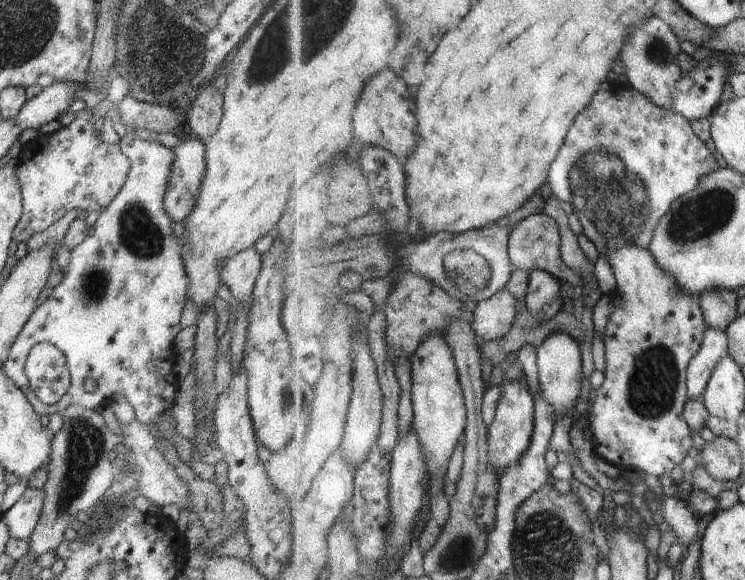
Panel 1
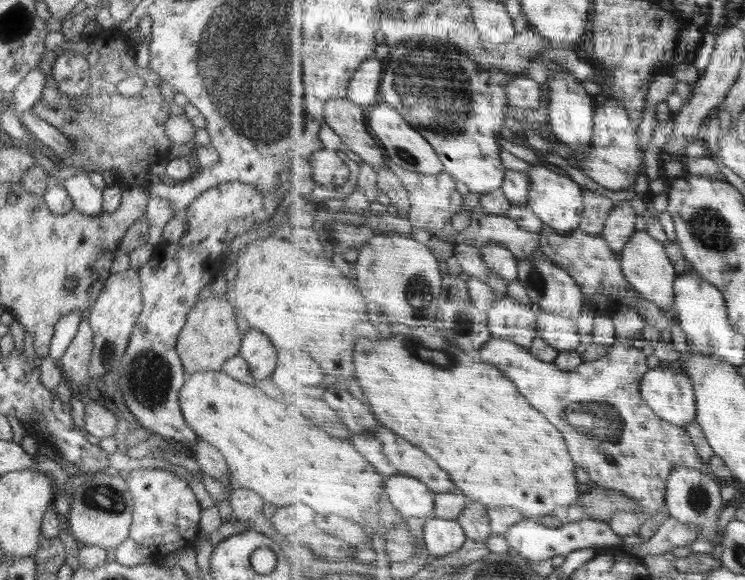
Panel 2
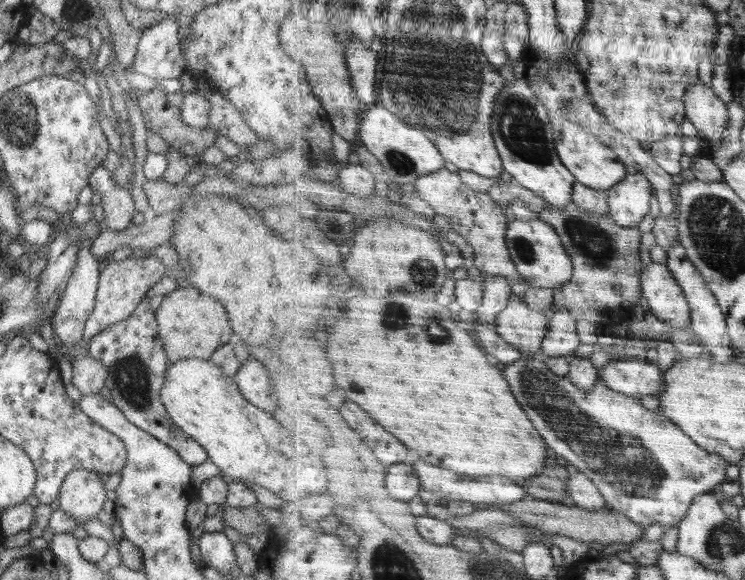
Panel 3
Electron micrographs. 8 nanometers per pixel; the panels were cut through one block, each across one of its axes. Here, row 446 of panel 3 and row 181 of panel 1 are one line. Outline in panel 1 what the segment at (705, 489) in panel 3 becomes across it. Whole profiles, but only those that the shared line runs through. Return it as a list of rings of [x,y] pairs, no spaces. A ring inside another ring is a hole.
[[[610,88],[599,92],[590,108],[578,116],[578,124],[570,130],[570,140],[566,140],[565,146],[551,168],[550,184],[564,203],[573,206],[584,226],[584,233],[598,248],[600,259],[595,266],[595,276],[602,292],[608,295],[614,295],[619,290],[617,273],[610,264],[609,253],[628,244],[650,249],[657,226],[677,200],[698,188],[706,177],[722,169],[716,154],[698,136],[689,118],[654,104],[636,88]]]

